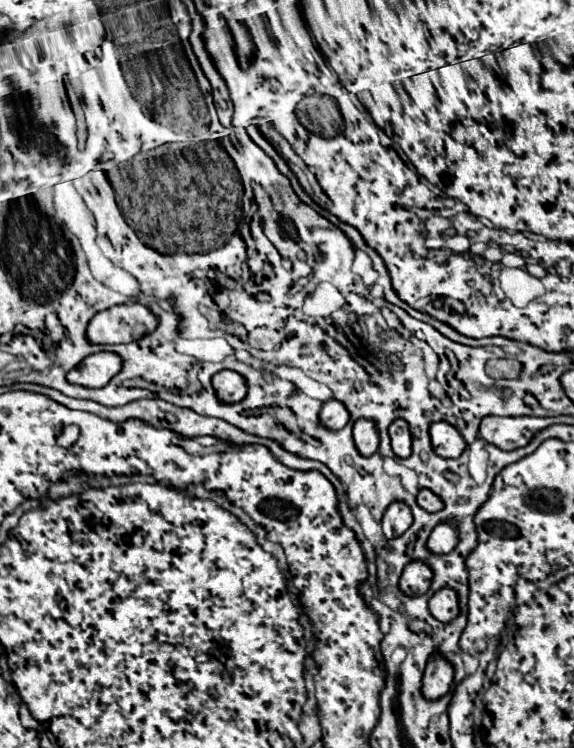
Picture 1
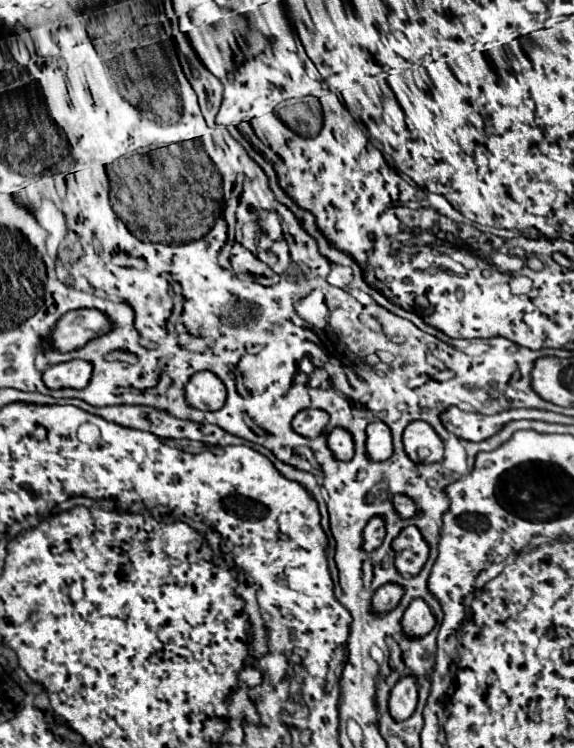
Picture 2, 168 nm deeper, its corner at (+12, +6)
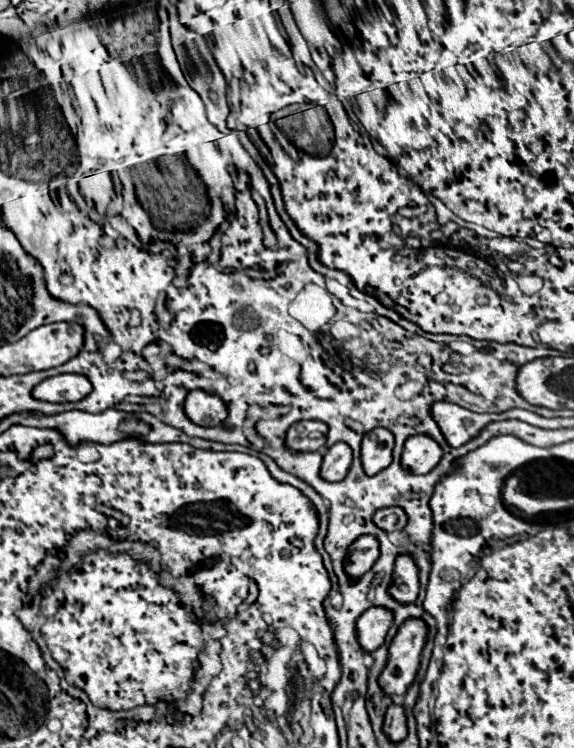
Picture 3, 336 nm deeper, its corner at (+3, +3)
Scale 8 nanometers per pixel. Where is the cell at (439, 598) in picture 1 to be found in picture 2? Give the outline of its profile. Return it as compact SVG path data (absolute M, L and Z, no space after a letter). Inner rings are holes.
M414 599L404 611L402 627L404 627L404 633L408 635L422 637L428 631L432 631L434 625L436 625L436 617L424 599Z

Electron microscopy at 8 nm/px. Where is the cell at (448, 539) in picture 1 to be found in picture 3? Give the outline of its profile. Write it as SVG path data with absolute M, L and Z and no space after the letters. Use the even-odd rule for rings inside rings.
M399 556L395 562L393 582L389 584L389 596L401 604L411 604L419 594L419 576L417 566L411 556Z

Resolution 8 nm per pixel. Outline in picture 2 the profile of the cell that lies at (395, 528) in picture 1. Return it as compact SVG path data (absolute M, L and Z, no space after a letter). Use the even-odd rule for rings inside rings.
M372 517L372 519L368 521L368 525L364 527L362 537L364 537L364 549L366 549L366 551L376 549L376 547L382 543L382 539L386 537L384 517Z

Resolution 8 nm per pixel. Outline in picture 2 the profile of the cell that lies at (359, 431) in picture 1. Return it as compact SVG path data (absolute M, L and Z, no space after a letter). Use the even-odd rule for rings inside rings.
M332 429L328 435L328 447L332 449L336 459L342 461L350 461L354 457L354 441L352 441L352 433L348 433L346 429Z

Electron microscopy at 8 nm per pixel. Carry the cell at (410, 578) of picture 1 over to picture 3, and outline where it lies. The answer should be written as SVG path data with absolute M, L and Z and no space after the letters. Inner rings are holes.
M373 606L367 612L363 612L355 622L357 642L361 646L361 652L371 654L379 646L383 646L385 634L387 634L391 622L393 622L393 616L391 616L391 612L387 608Z

